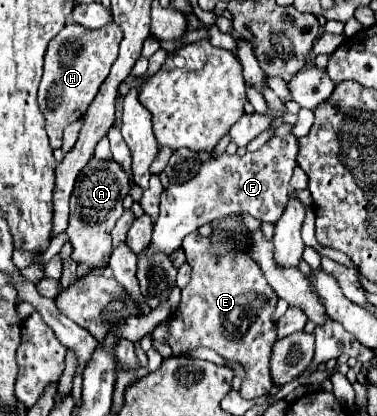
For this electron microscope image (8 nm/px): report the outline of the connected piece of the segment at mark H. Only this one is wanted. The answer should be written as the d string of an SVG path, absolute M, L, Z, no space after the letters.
M74 22L74 24L64 26L50 40L46 56L44 56L44 76L42 76L40 90L38 90L38 104L40 104L40 110L42 110L44 118L46 118L46 132L48 132L52 150L56 150L56 148L62 146L62 130L70 122L80 120L82 114L86 112L86 108L90 106L90 102L94 100L94 96L98 94L100 84L106 80L106 76L110 72L110 66L112 66L112 62L118 56L120 40L122 40L122 28L118 28L114 22L110 22L110 24L106 24L104 28L98 28L98 30L88 30L88 28L84 28L84 26L80 26L80 24Z

